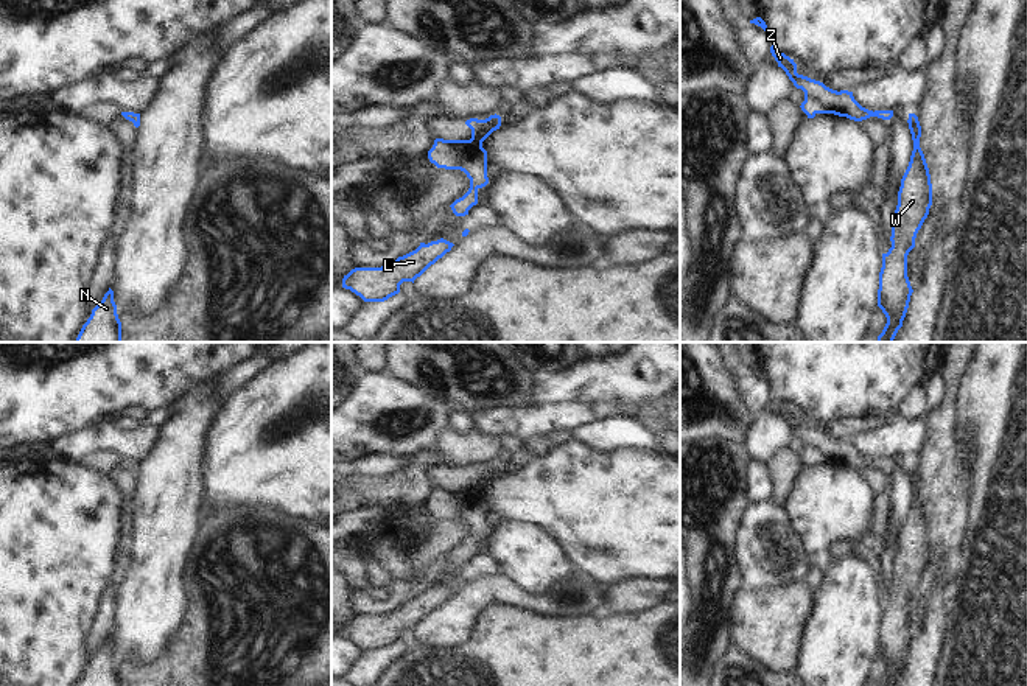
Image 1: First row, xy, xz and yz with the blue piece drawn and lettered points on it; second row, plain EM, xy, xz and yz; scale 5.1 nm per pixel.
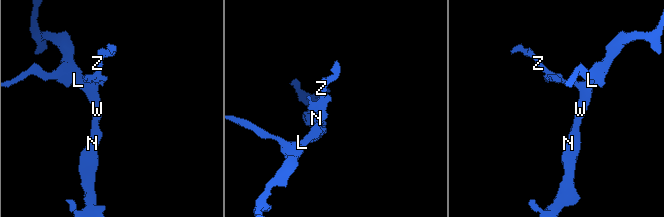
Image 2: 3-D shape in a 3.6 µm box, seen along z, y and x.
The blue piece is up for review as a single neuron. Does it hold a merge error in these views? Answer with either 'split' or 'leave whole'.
leave whole

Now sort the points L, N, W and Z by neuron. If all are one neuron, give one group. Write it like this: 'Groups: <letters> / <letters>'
Groups: L N W Z

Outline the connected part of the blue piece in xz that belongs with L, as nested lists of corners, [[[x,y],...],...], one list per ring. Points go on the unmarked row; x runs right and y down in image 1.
[[[440,586],[398,605],[381,616],[355,616],[342,627],[342,636],[350,638],[364,650],[384,650],[400,641],[403,630],[420,625],[431,613],[451,599],[454,593]]]

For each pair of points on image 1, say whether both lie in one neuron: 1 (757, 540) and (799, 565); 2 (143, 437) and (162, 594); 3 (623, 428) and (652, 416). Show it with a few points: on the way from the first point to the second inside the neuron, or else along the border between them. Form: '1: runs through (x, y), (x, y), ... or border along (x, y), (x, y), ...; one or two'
1: runs through (767, 549), (788, 562); one
2: border along (161, 428), (156, 447), (140, 464); two
3: border along (607, 416), (641, 419), (660, 434), (662, 450); two

